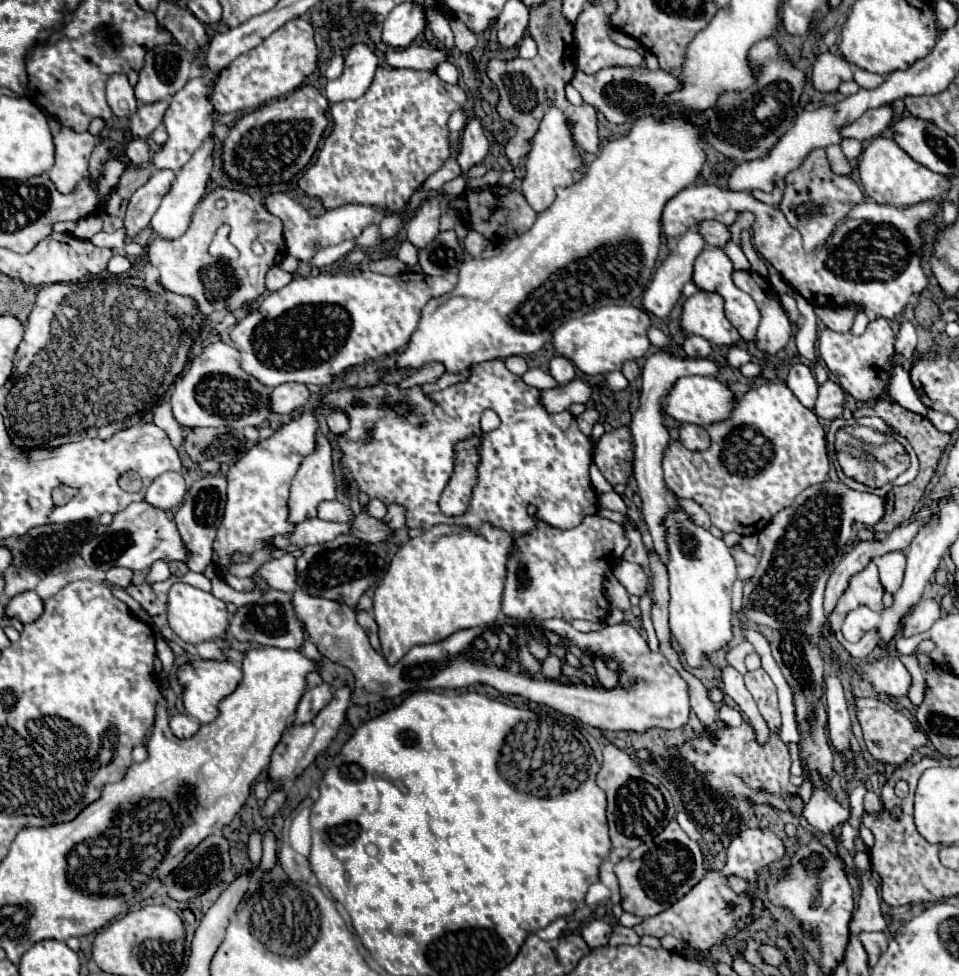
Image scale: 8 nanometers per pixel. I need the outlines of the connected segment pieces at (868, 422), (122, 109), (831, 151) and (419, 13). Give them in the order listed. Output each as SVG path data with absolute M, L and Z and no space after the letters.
M862 417L856 420L856 422L865 427L875 428L881 433L891 432L891 427L887 427L887 425L883 423L883 419L879 417Z
M115 75L107 81L107 103L113 115L119 119L127 119L135 113L137 109L135 93L125 75Z
M829 145L827 147L827 159L831 165L831 171L835 175L853 175L853 165L847 161L839 145Z
M419 3L397 5L383 21L383 41L389 47L407 47L425 29L425 11Z

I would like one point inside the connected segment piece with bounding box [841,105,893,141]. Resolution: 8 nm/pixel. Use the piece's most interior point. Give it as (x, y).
(873, 122)

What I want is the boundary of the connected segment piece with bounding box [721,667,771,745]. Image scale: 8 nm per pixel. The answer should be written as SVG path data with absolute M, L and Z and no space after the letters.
M727 667L727 669L723 671L723 677L721 677L721 679L723 679L725 695L731 697L731 699L737 703L737 707L743 711L743 715L749 719L749 723L751 723L753 729L755 729L757 743L759 743L759 745L765 745L765 743L769 741L771 731L769 731L765 719L761 717L761 713L757 711L757 705L755 705L751 693L747 691L747 687L745 687L745 683L743 683L743 675L741 675L739 671L735 671L733 667Z

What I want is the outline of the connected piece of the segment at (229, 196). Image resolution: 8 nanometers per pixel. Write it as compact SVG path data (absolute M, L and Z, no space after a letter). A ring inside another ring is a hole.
M219 187L199 201L193 213L193 221L181 237L155 237L147 255L151 265L159 269L159 283L165 289L193 297L199 303L199 311L203 315L211 315L223 307L237 311L249 303L255 303L265 291L265 273L285 259L287 247L283 245L283 225L277 217L273 217L263 205L255 203L247 193ZM223 223L231 225L231 241L235 241L235 247L239 249L237 259L209 255L211 239L217 227ZM253 241L263 245L261 255L253 253Z

